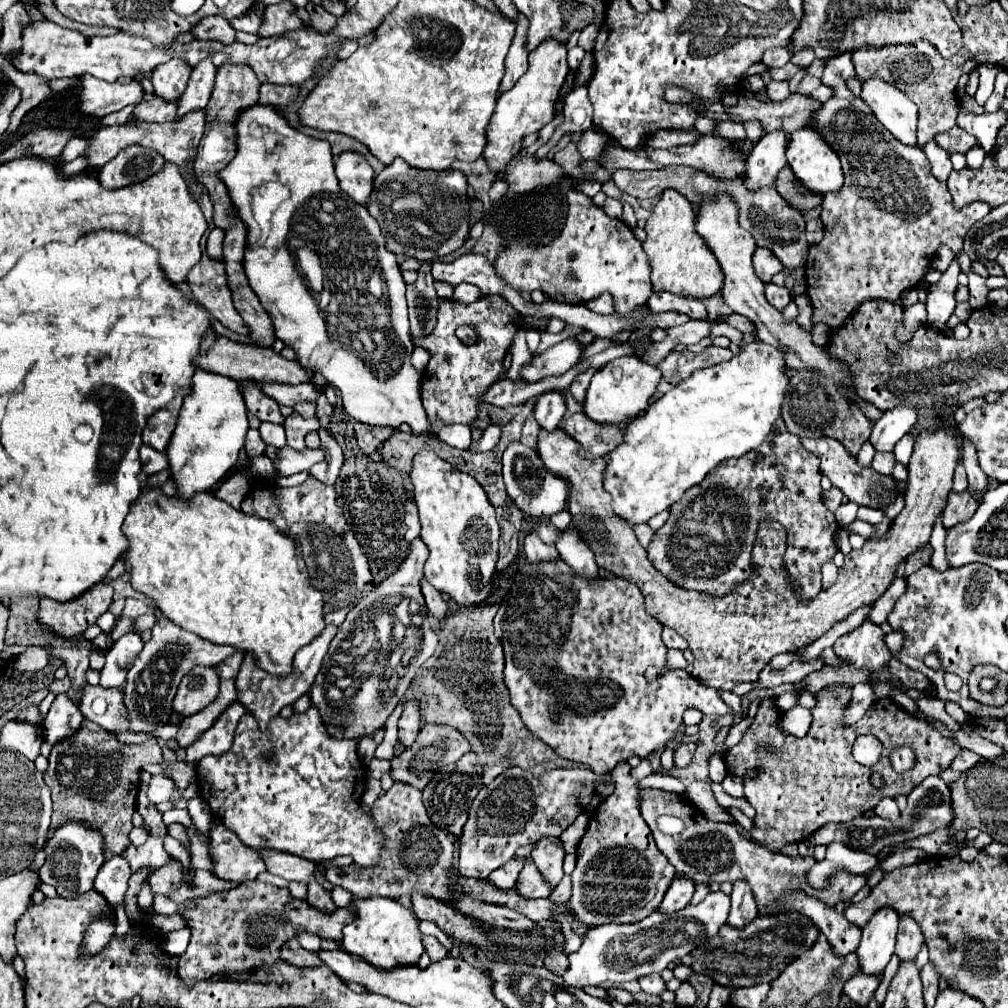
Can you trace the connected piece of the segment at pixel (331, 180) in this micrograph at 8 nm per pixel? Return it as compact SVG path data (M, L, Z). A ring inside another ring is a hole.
M252 105L244 109L236 123L236 155L224 167L222 181L228 187L232 203L240 211L240 219L254 231L254 215L252 215L252 189L266 181L284 183L290 189L290 199L284 201L276 213L272 215L272 231L266 241L258 241L258 237L248 235L246 253L244 253L244 271L252 291L258 295L262 307L272 317L276 327L276 337L290 345L298 361L320 373L330 385L340 389L344 411L362 423L378 425L378 427L394 427L410 425L414 433L432 433L444 443L466 449L472 443L470 427L442 427L442 423L430 425L426 419L426 411L420 401L420 375L410 363L414 343L410 339L410 323L408 323L408 307L406 307L406 283L402 279L402 271L396 261L396 253L386 249L386 237L380 231L376 219L368 213L368 209L360 203L348 201L342 197L342 189L338 185L334 173L334 157L330 151L330 143L322 139L314 139L304 135L302 131L288 125L288 119L274 105ZM304 239L306 247L312 247L324 269L324 291L320 295L312 293L308 285L302 281L302 275L296 267L294 247L300 247L298 241Z

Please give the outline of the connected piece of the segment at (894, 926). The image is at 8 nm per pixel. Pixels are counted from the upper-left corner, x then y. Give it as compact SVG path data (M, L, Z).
M892 905L880 907L872 919L862 927L862 941L856 949L860 969L870 975L882 975L894 953L894 939L898 931L898 911Z

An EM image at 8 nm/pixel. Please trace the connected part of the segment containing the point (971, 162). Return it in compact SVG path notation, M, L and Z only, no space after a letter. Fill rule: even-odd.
M976 145L970 153L966 153L966 163L968 163L968 169L980 169L982 163L986 159L986 153L982 151L980 145Z

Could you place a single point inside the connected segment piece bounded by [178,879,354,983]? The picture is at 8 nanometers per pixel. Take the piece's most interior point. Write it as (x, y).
(234, 931)

